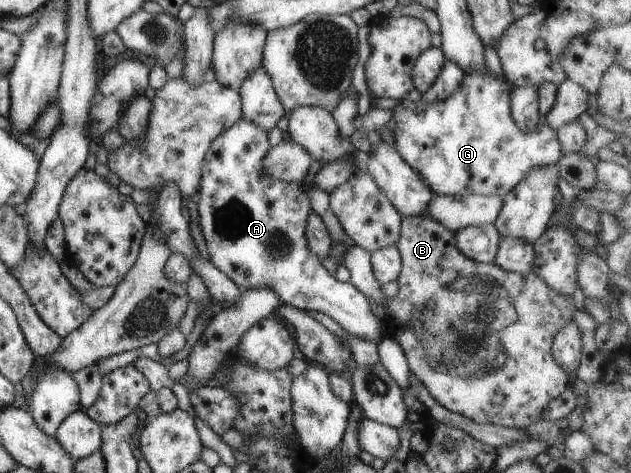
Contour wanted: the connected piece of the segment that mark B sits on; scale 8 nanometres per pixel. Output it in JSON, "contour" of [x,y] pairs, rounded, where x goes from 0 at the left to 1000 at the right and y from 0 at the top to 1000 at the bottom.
{"contour":[[[677,457],[640,461],[626,522],[635,541],[635,573],[629,584],[631,615],[624,628],[612,630],[607,645],[610,664],[602,674],[605,708],[624,719],[647,767],[648,789],[678,827],[680,839],[708,869],[745,886],[756,899],[780,899],[805,905],[832,905],[857,888],[865,856],[876,848],[902,812],[899,793],[878,765],[873,751],[873,723],[883,698],[905,674],[908,647],[905,628],[884,626],[853,592],[842,573],[834,579],[797,573],[784,558],[764,558],[740,548],[721,518],[721,493]]]}

